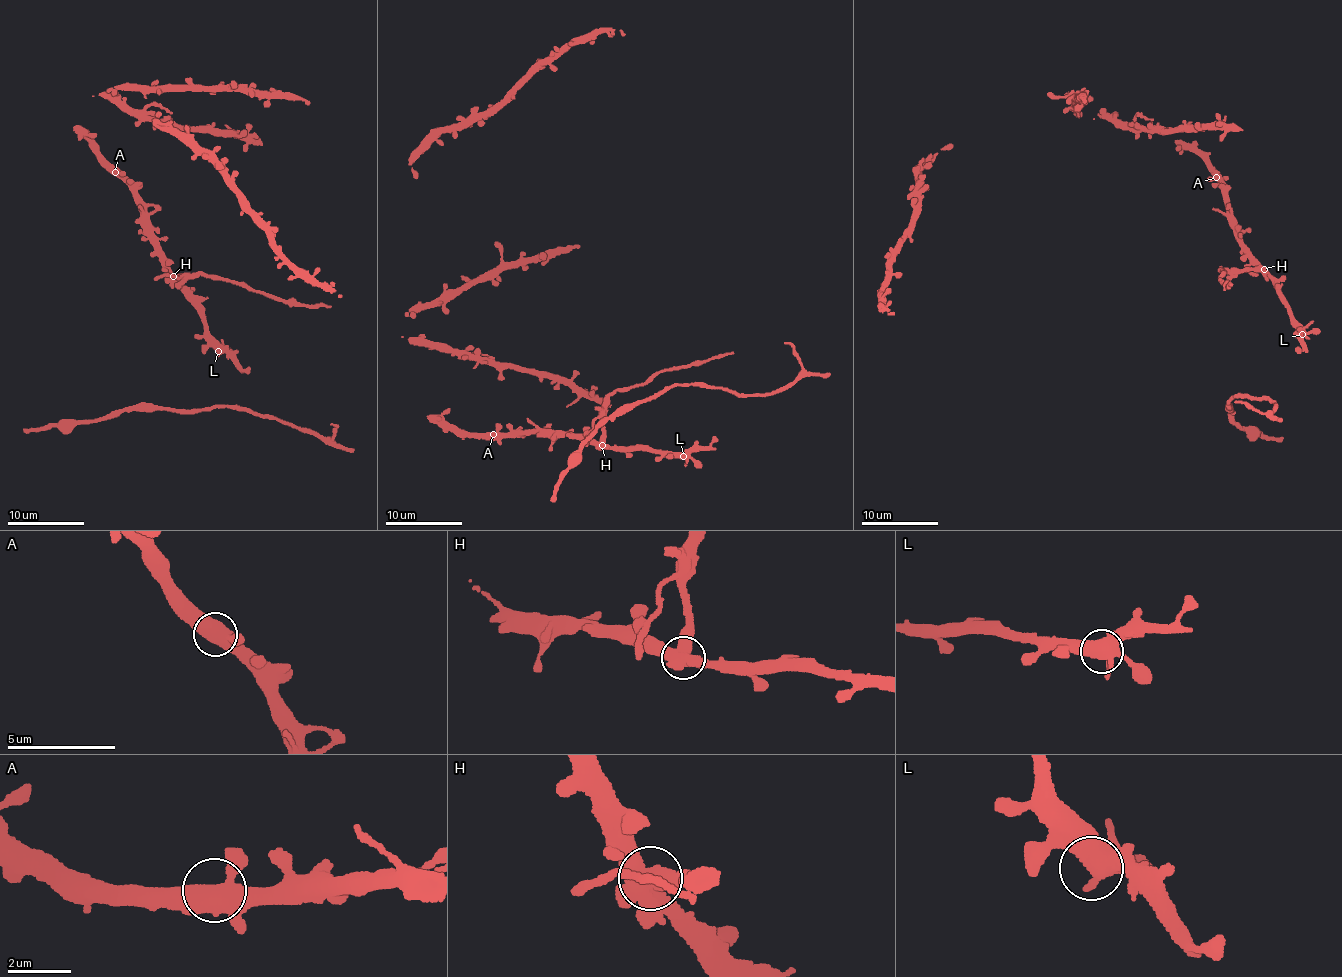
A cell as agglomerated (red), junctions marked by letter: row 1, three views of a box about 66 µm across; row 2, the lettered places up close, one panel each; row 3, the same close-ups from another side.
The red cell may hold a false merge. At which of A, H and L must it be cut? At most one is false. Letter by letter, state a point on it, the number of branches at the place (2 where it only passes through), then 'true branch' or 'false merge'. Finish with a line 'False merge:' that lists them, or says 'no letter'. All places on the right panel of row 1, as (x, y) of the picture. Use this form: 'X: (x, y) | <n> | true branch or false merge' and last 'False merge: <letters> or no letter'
A: (1216, 177) | 3 | true branch
H: (1264, 269) | 3 | false merge
L: (1302, 334) | 3 | true branch
False merge: H

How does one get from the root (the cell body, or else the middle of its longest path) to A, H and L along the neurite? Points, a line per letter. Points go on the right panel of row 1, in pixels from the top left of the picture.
A: (1196, 154), (1206, 160), (1216, 177)
H: (1196, 154), (1211, 165), (1225, 192), (1230, 225), (1239, 246), (1264, 269)
L: (1196, 154), (1211, 165), (1221, 184), (1230, 225), (1240, 246), (1268, 272), (1293, 325), (1302, 334)

